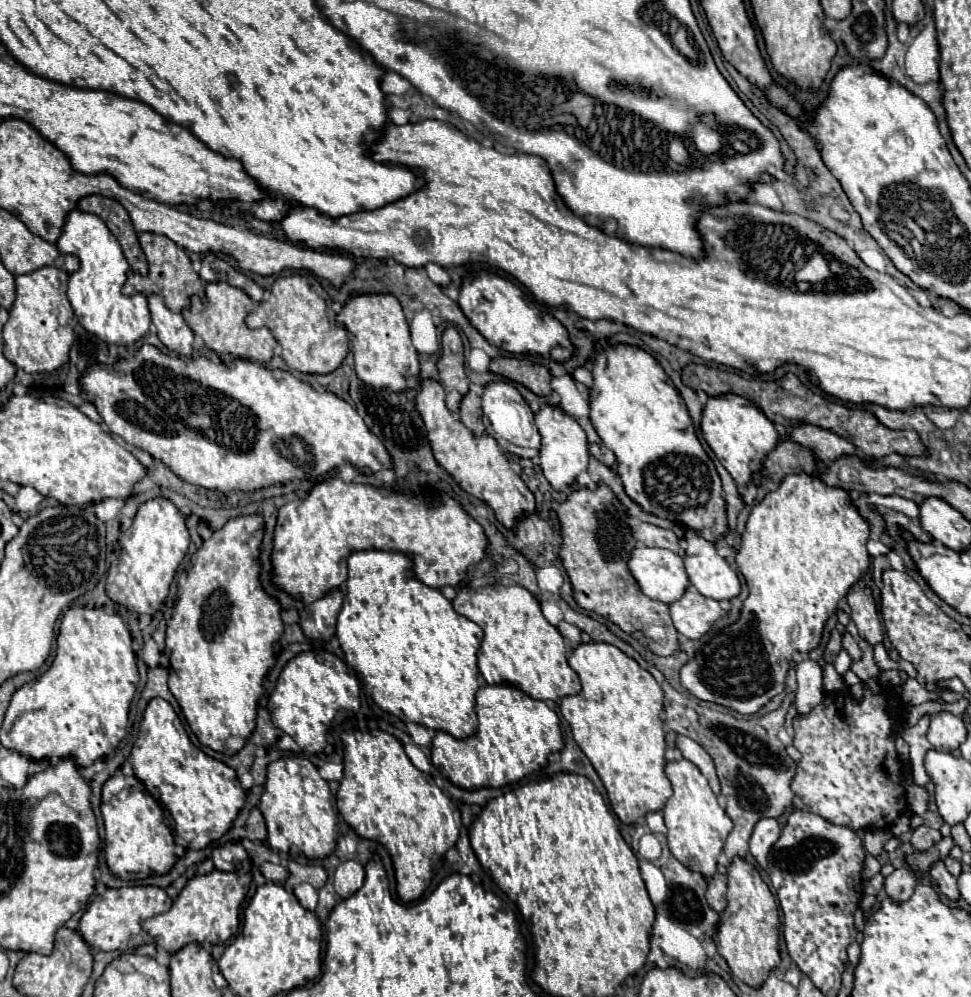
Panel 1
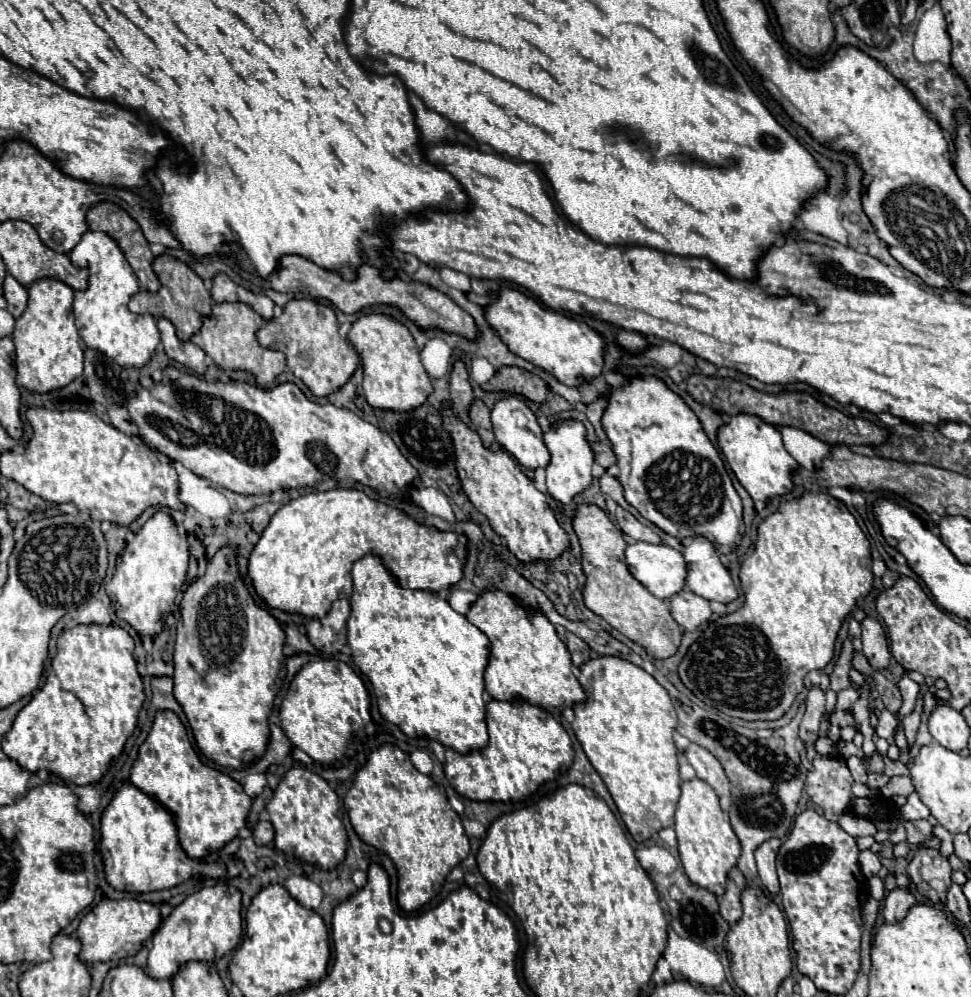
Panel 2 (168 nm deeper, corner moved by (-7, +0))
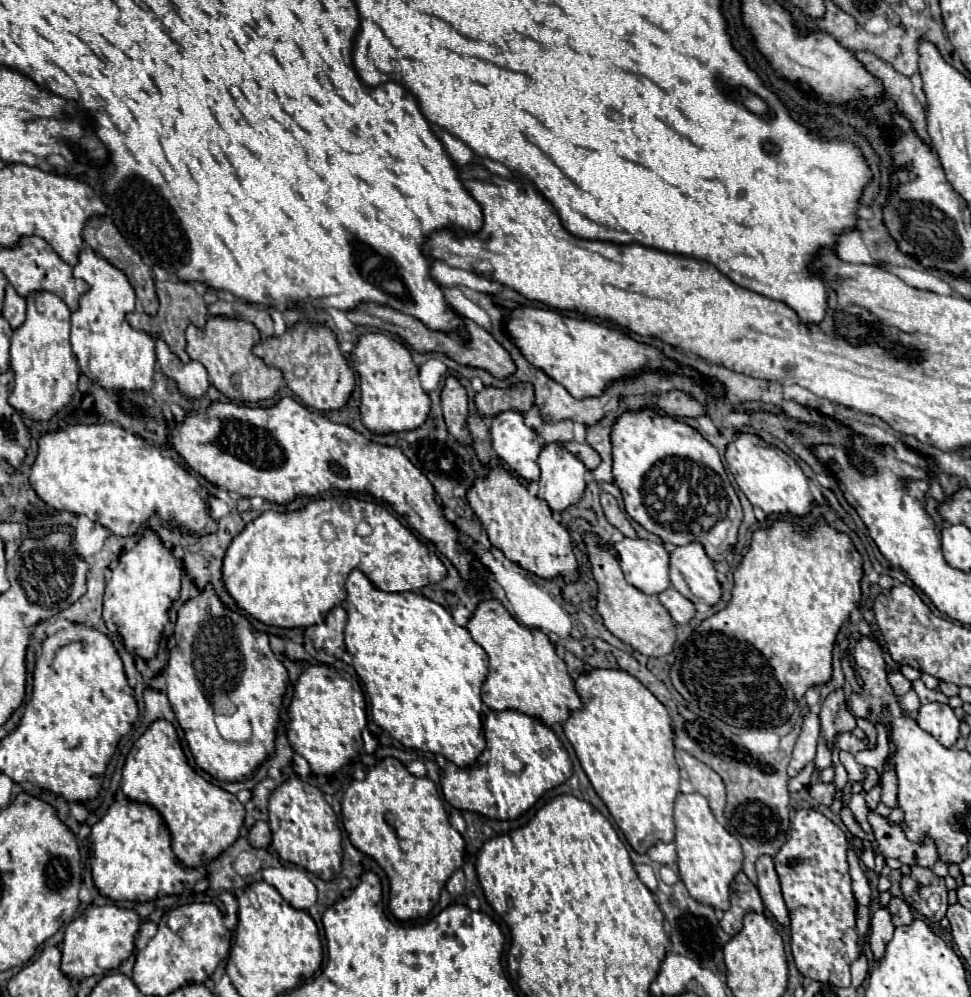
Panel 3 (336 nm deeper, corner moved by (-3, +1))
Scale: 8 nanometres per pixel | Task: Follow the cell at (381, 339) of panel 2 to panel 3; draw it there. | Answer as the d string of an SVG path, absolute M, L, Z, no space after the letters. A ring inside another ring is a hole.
M367 332L359 336L351 360L355 366L361 390L359 406L363 424L377 434L413 430L425 422L431 400L419 384L419 370L407 346L383 332Z

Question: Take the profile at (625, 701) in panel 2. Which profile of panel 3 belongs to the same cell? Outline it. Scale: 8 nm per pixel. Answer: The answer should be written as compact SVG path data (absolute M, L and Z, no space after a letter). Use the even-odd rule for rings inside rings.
M593 668L575 680L577 694L581 696L583 708L571 712L563 724L565 736L575 748L575 754L589 776L595 792L601 796L609 808L619 830L625 834L627 842L635 852L647 852L657 840L671 842L675 836L673 802L679 794L679 768L675 762L673 748L673 728L667 708L655 698L655 694L643 686L635 676L625 670L605 670Z

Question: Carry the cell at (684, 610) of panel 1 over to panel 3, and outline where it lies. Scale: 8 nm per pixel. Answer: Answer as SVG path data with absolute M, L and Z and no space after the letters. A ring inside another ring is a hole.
M673 586L663 590L659 594L659 600L669 610L671 618L675 620L675 624L687 624L695 616L695 612L697 612L695 604L691 600L687 600L685 596L681 596Z

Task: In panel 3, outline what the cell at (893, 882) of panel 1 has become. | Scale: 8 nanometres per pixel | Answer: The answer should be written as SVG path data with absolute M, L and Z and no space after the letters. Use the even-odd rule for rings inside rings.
M877 908L871 916L871 934L869 934L869 944L871 950L875 954L875 960L881 958L881 954L885 952L885 942L889 942L889 938L893 938L893 920L891 920L891 912L889 908Z

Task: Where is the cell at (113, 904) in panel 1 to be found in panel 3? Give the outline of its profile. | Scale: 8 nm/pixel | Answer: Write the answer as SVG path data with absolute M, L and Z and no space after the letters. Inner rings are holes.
M87 906L85 912L65 928L65 940L61 948L61 970L69 978L87 978L93 974L103 976L105 972L119 968L135 950L135 936L139 932L141 918L135 910L107 906Z

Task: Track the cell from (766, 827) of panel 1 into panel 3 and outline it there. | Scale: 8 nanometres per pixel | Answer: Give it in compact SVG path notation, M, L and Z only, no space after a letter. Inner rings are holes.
M767 854L759 856L759 860L755 862L755 868L757 868L757 876L759 876L757 888L759 888L759 894L761 894L761 898L763 898L763 904L765 904L765 906L769 908L769 912L777 918L779 924L789 926L789 914L787 914L783 896L781 896L777 872L775 872L775 868L773 868L773 858L767 856Z

